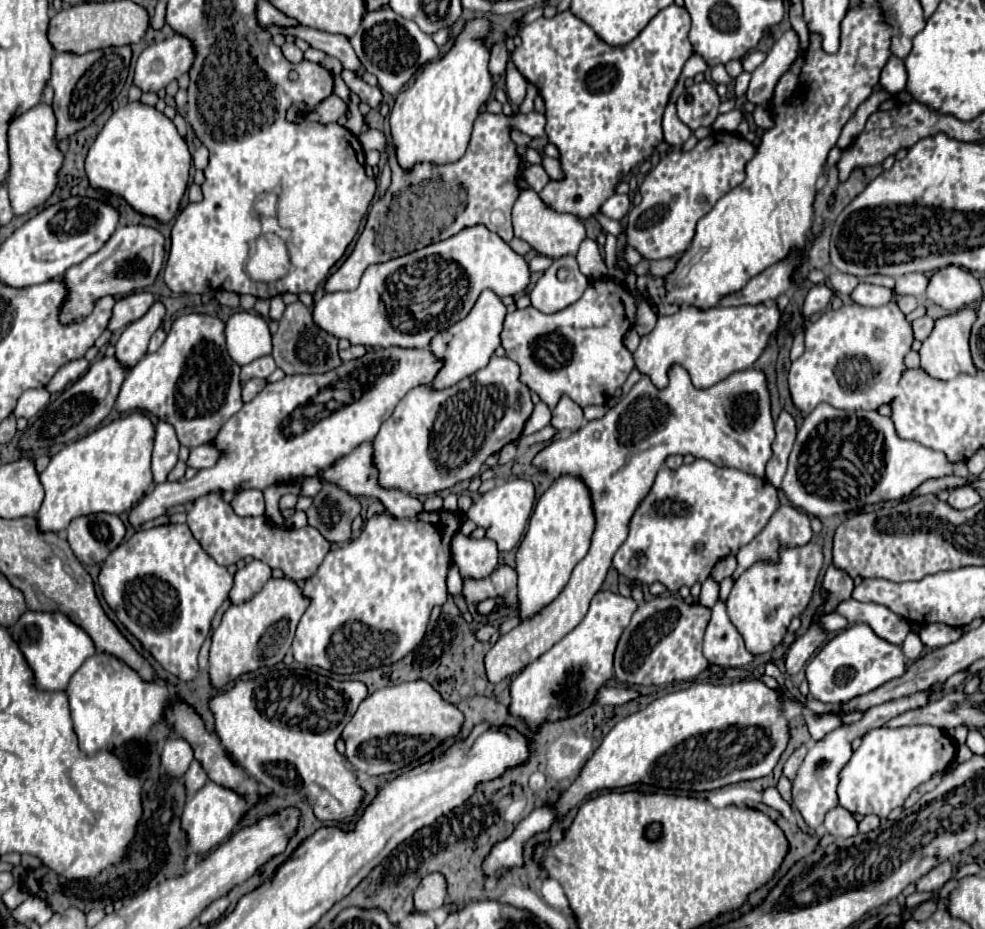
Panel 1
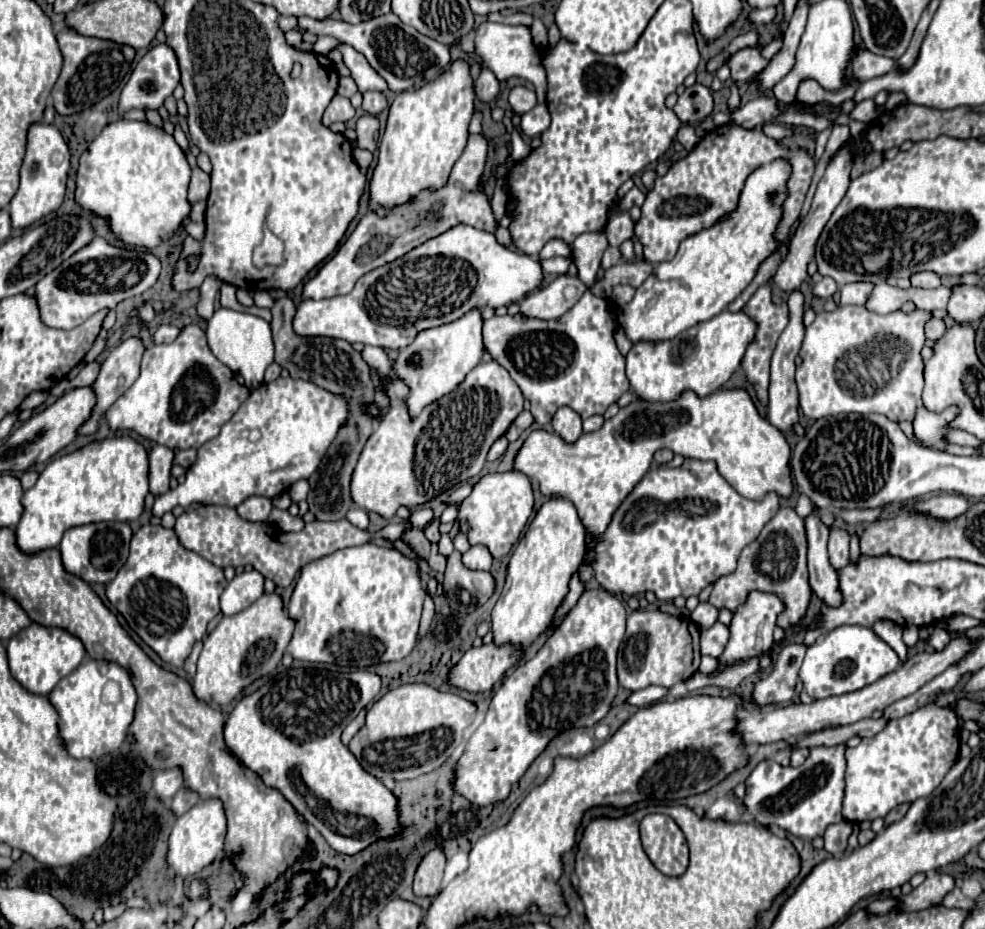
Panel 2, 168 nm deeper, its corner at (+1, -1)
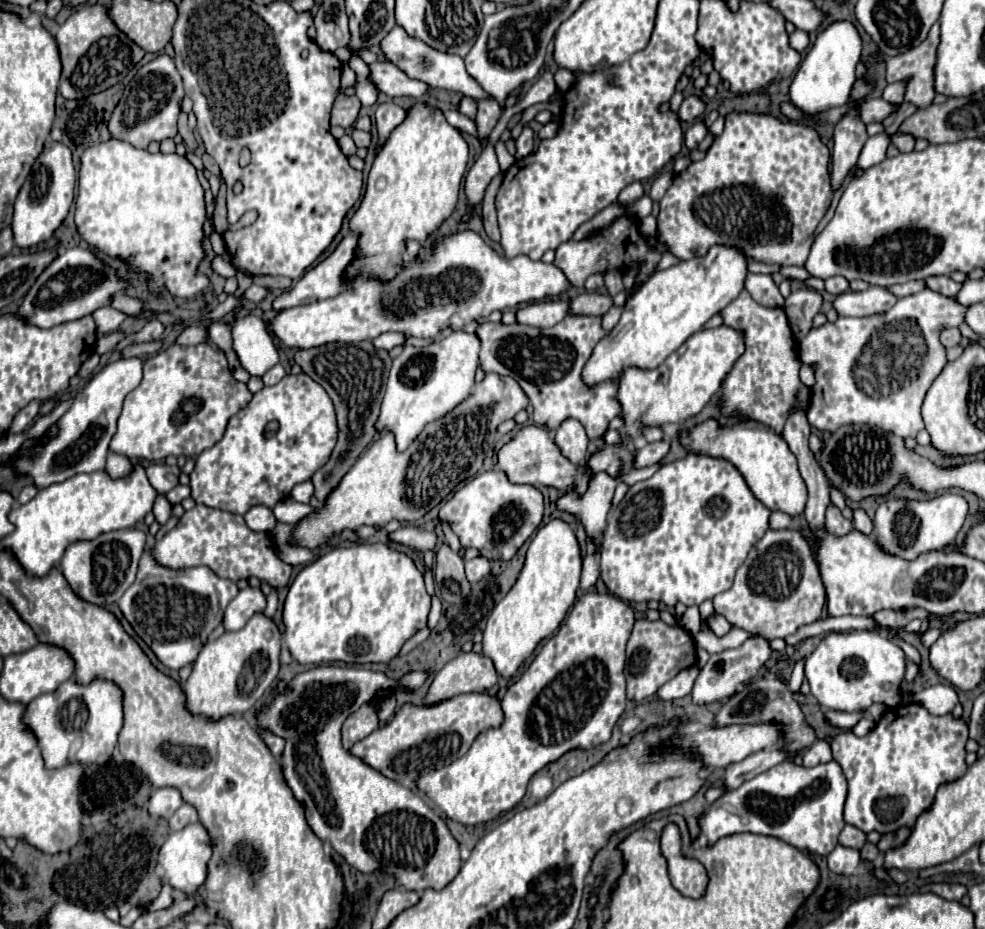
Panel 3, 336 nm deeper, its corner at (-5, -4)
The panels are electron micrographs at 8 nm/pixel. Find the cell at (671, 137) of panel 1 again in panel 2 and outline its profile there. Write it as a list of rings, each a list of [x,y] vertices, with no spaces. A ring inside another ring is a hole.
[[[682,125],[678,129],[678,141],[684,145],[686,151],[692,151],[694,145],[698,143],[698,135],[696,135],[696,129],[692,125]]]

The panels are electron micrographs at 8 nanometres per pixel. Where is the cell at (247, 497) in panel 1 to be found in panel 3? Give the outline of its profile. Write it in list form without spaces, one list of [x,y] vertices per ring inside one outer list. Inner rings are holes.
[[[252,506],[246,514],[244,514],[244,520],[248,524],[248,528],[256,530],[256,532],[272,532],[274,526],[276,526],[276,518],[272,514],[272,510],[268,506]]]

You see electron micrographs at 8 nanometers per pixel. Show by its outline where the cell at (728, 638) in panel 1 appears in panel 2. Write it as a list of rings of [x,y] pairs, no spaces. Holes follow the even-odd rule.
[[[718,621],[714,627],[710,627],[710,629],[706,629],[706,631],[700,633],[700,649],[702,649],[702,655],[718,657],[724,651],[728,639],[730,639],[728,627]]]

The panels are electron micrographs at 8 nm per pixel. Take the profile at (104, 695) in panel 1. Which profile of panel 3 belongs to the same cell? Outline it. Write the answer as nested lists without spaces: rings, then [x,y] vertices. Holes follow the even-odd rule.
[[[70,678],[54,692],[32,700],[24,714],[24,722],[30,724],[32,732],[36,732],[46,766],[60,768],[72,760],[92,764],[98,756],[114,752],[118,746],[118,734],[124,724],[122,698],[122,690],[108,680],[96,678],[90,686],[84,686]]]

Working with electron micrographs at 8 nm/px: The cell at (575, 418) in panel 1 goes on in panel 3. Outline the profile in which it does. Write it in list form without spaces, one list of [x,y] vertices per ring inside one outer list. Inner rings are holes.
[[[568,418],[562,422],[562,426],[556,432],[556,444],[570,462],[574,464],[584,462],[588,450],[588,436],[578,420]]]

